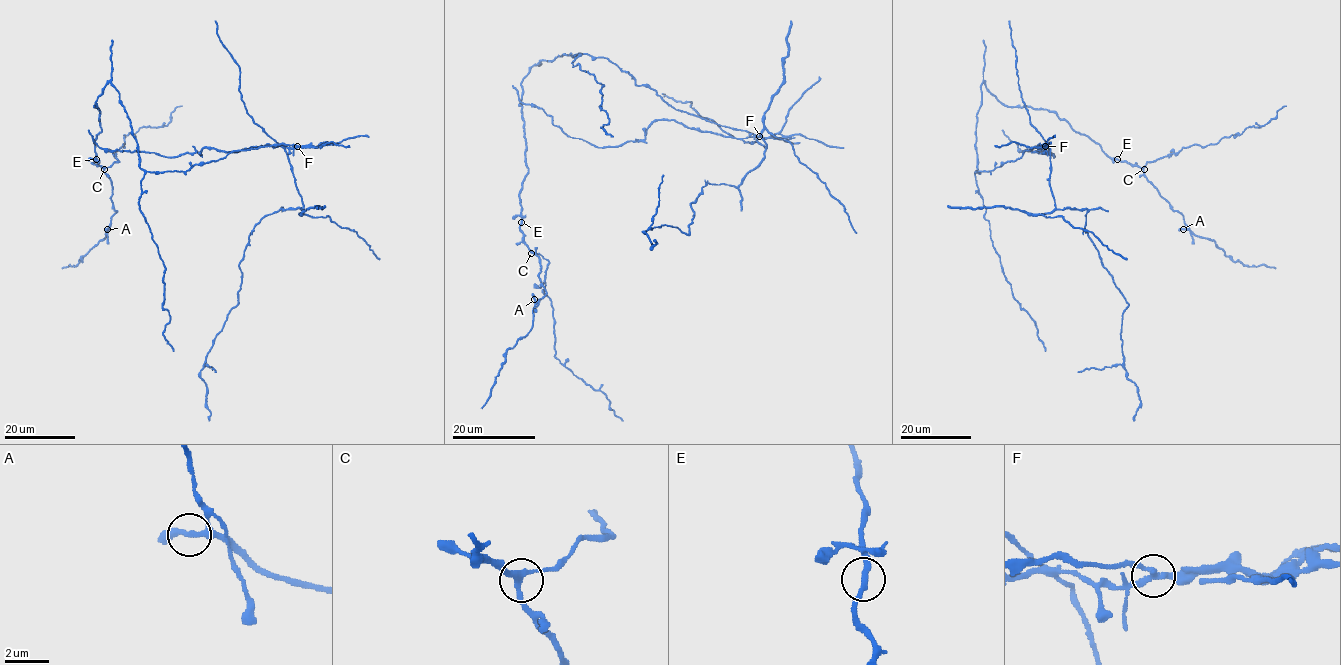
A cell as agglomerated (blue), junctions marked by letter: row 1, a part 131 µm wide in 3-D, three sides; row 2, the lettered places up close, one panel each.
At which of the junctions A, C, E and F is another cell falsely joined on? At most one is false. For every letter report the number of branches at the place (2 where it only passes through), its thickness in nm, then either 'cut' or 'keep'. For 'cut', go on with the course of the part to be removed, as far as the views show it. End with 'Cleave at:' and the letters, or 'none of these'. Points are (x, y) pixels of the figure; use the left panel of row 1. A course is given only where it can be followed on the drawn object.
A: 3 | 240 nm | keep
C: 3 | 240 nm | keep
E: 3 | 200 nm | keep
F: 3 | 200 nm | cut | (297, 147), (282, 147), (303, 208), (266, 215), (249, 236), (238, 266), (237, 304), (201, 370), (209, 420)
Cleave at: F

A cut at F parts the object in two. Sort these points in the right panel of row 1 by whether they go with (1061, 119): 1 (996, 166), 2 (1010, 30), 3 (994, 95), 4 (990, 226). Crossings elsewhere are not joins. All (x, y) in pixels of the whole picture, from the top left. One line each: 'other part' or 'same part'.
1: same part
2: other part
3: same part
4: same part

